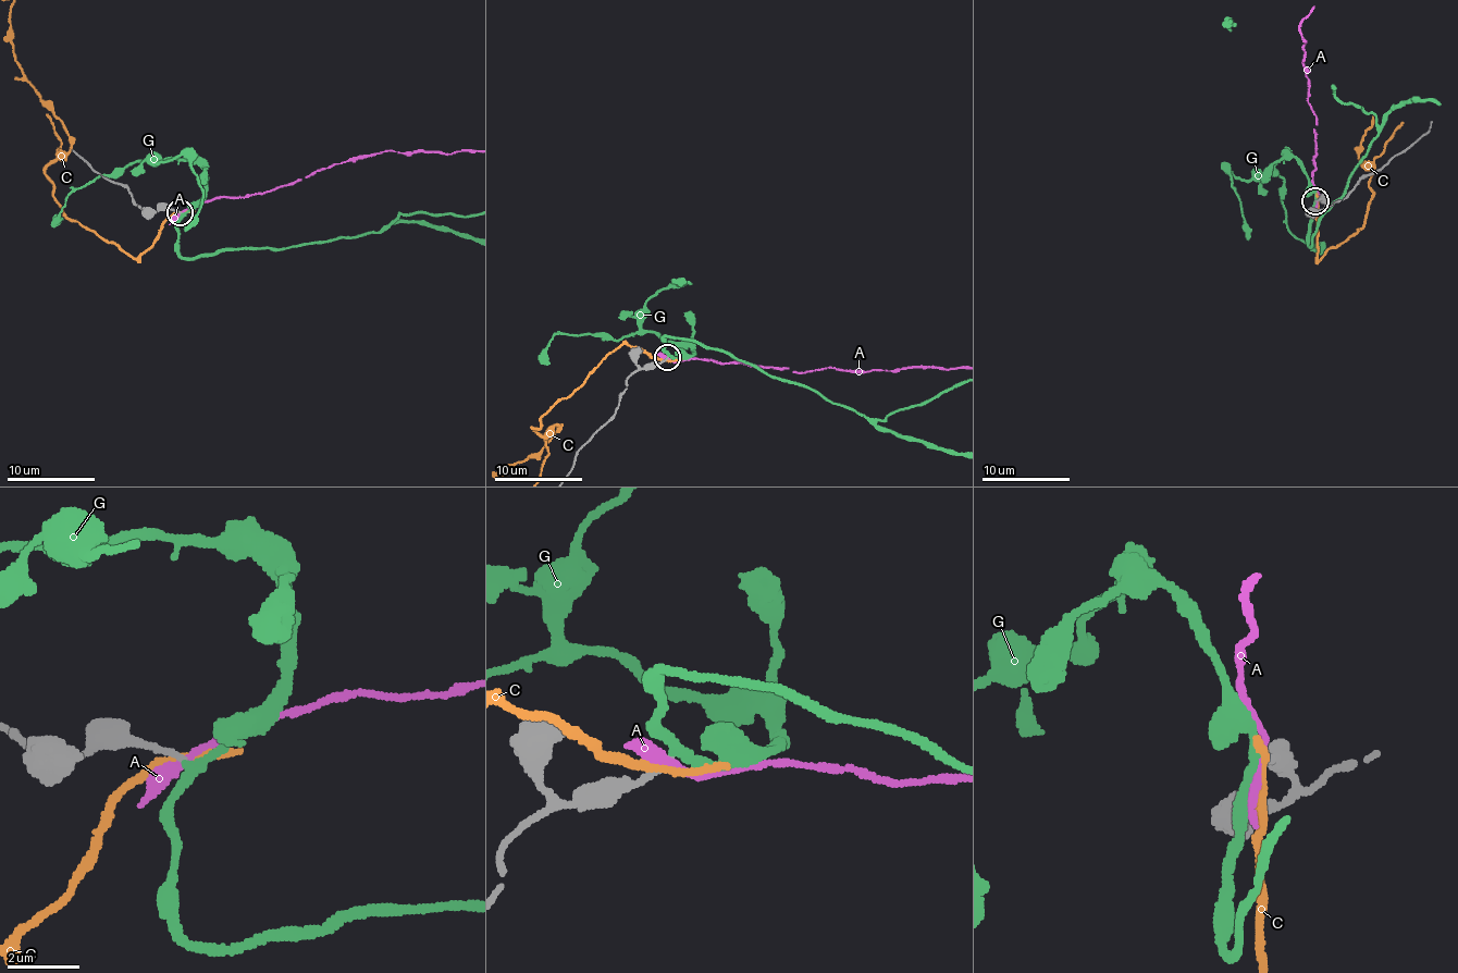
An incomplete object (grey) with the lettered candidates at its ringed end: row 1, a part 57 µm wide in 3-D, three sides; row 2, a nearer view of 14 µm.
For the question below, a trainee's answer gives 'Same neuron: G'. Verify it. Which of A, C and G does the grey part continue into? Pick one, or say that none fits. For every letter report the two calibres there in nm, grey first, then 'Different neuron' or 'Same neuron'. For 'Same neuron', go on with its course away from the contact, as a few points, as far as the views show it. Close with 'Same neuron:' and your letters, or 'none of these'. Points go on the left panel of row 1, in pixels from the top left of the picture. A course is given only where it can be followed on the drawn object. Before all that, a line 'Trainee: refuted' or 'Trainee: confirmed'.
Trainee: confirmed
A: Thickness 170 nm (grey) against 300 nm. Different neuron
C: Thickness 180 nm (grey) against 240 nm. Different neuron
G: Thickness 150 nm (grey) against 220 nm. Same neuron
Same neuron: G

